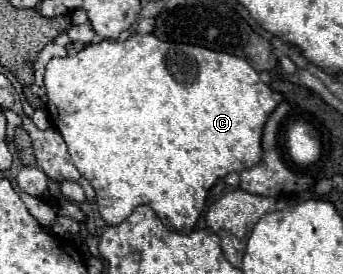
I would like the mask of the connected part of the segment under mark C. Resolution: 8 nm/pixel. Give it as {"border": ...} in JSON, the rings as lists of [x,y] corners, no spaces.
{"border":[[[135,34],[129,40],[123,42],[97,42],[89,44],[83,50],[79,50],[75,56],[65,56],[65,58],[51,58],[45,70],[45,88],[47,88],[47,114],[51,124],[61,132],[61,136],[67,142],[71,160],[75,168],[91,182],[95,188],[95,200],[99,206],[99,212],[103,220],[111,226],[123,222],[137,206],[147,204],[155,210],[155,214],[161,220],[167,220],[171,228],[175,230],[191,230],[197,223],[201,212],[205,209],[205,198],[207,198],[207,188],[215,184],[215,180],[227,176],[229,172],[241,172],[245,168],[251,168],[261,160],[261,132],[263,124],[269,118],[269,114],[277,108],[277,104],[283,100],[279,92],[273,92],[267,84],[261,82],[259,74],[245,62],[243,58],[225,54],[225,52],[215,52],[209,48],[193,46],[193,44],[175,44],[175,42],[163,42],[155,38],[153,34],[141,36]]]}

